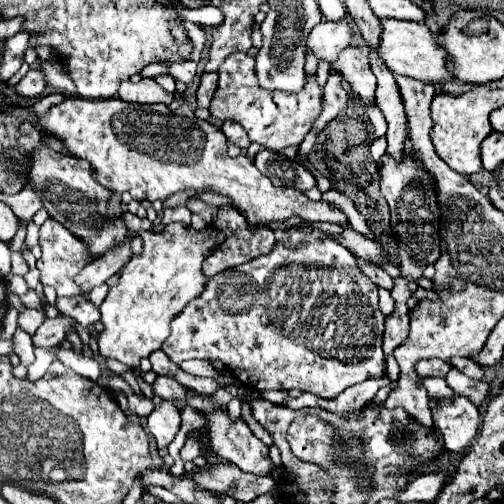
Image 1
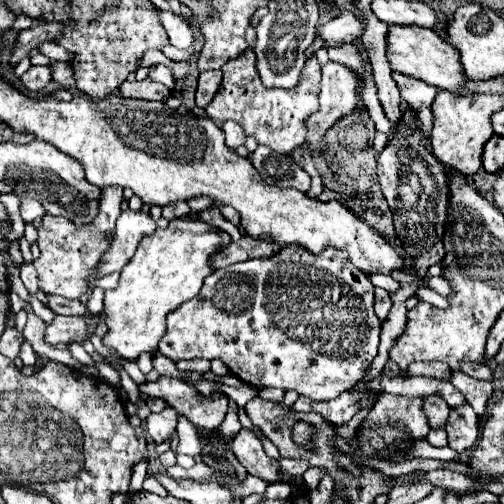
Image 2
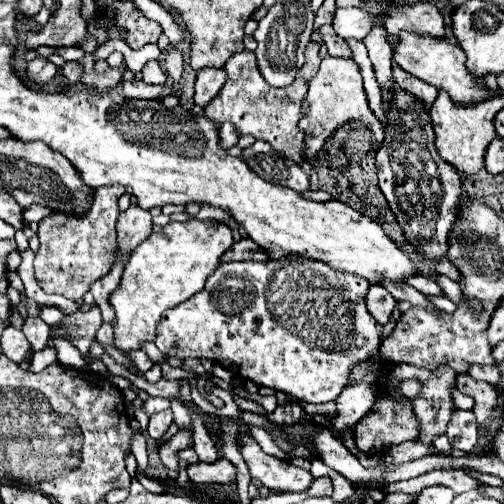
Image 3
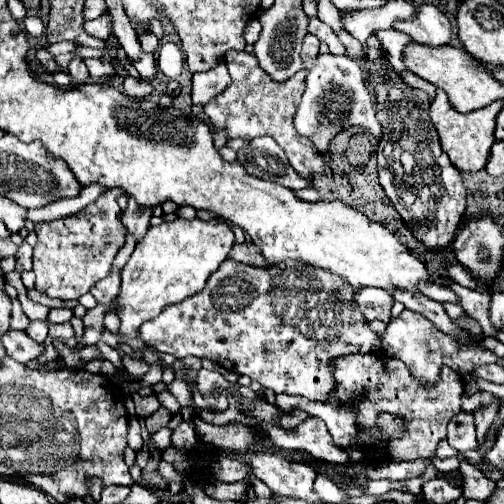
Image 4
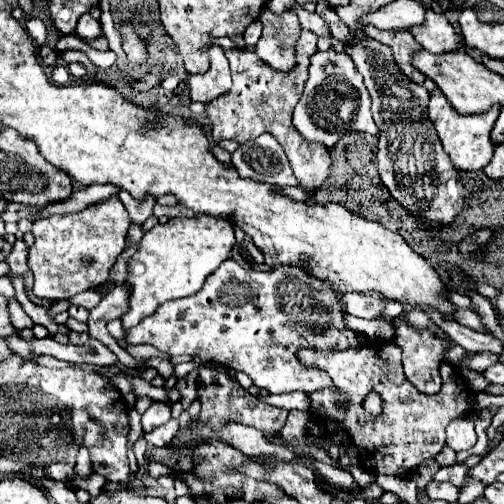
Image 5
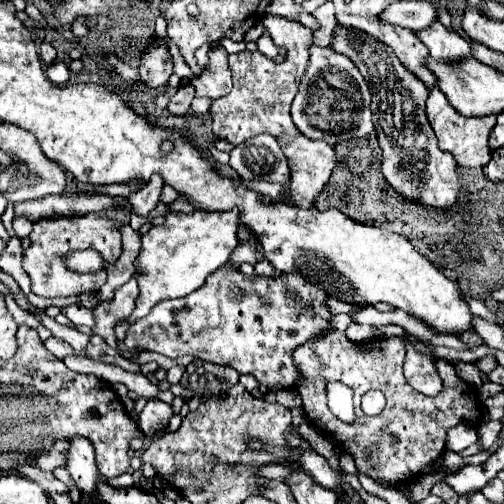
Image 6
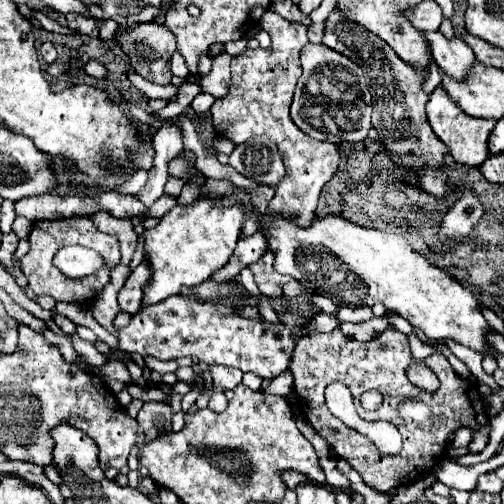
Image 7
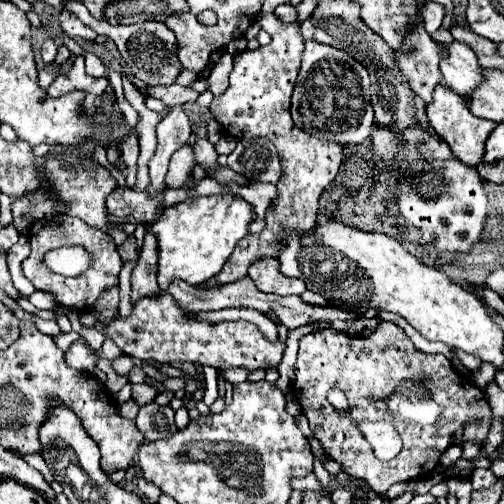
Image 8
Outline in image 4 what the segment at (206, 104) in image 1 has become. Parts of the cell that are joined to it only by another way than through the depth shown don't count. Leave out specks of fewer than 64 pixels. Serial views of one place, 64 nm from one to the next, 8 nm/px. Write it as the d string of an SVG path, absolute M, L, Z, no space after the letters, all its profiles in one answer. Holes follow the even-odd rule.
M218 62L212 70L196 72L192 78L192 100L194 104L208 104L214 96L218 96L230 84L230 74L226 62Z

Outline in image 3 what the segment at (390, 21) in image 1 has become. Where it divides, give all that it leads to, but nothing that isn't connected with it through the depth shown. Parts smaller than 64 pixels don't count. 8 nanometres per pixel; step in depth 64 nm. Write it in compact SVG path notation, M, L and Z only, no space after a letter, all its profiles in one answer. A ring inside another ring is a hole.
M398 32L396 40L398 40L398 44L394 46L394 62L408 74L412 74L436 88L446 90L450 94L452 102L474 104L474 102L494 96L488 90L480 90L478 82L482 82L482 80L476 80L468 72L468 68L464 68L464 50L460 46L450 44L444 38L436 38L436 36L428 36L428 34L414 34L414 32Z

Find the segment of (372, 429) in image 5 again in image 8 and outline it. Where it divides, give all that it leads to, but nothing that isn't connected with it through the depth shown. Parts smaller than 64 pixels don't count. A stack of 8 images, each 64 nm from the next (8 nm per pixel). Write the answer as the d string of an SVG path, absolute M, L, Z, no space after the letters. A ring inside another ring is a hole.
M382 322L368 338L350 336L346 332L338 332L332 328L304 336L300 340L300 350L298 350L294 372L296 372L296 380L292 386L294 396L300 402L302 414L308 418L314 436L324 446L326 456L340 462L344 466L344 472L358 476L378 494L384 494L396 482L410 482L410 480L420 478L420 470L422 470L422 476L432 472L442 452L452 444L452 436L458 428L462 428L464 432L470 430L470 438L480 440L480 442L486 440L486 434L490 430L492 408L484 392L476 388L470 380L466 380L462 374L458 374L444 354L424 354L416 350L416 346L404 334L404 330L392 322ZM420 376L428 376L428 380L424 382L420 380ZM330 386L336 386L346 392L348 402L350 402L350 416L338 414L328 404L326 396L328 396ZM370 396L376 396L376 400L368 400ZM362 420L392 420L404 440L402 452L394 460L388 460L388 462L378 460L368 440L356 428L356 422L362 422Z

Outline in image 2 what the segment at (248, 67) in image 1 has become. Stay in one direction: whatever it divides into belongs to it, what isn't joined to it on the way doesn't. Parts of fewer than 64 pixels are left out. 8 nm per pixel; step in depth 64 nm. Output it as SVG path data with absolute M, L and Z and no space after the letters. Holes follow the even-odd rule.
M242 52L236 58L230 58L222 70L222 84L214 96L214 100L206 106L206 114L212 120L234 120L238 122L246 136L254 136L260 144L272 148L274 152L288 154L296 146L302 146L306 140L306 112L318 110L318 88L320 88L320 66L316 56L306 62L306 80L302 80L292 92L288 90L268 90L260 84L254 52Z

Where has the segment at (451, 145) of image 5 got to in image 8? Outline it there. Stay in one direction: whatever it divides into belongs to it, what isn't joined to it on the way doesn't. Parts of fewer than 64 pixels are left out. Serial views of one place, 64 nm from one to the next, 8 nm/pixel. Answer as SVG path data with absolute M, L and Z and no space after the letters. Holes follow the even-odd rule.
M436 86L432 92L432 104L426 106L426 114L428 114L428 122L432 126L432 130L444 138L444 142L450 146L452 154L466 166L476 166L482 162L484 158L484 144L490 136L490 132L496 128L496 122L492 120L482 120L472 116L472 112L468 112L468 104L464 102L462 96L458 96L456 92L452 92L450 88L444 86Z

